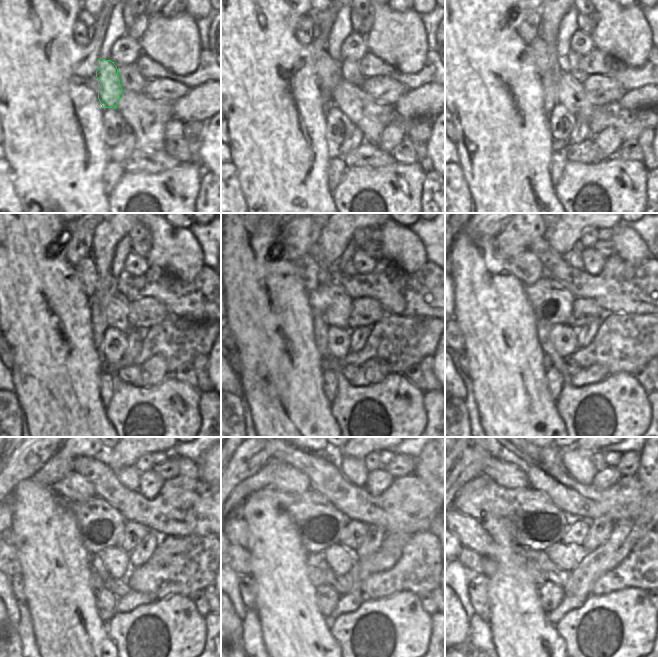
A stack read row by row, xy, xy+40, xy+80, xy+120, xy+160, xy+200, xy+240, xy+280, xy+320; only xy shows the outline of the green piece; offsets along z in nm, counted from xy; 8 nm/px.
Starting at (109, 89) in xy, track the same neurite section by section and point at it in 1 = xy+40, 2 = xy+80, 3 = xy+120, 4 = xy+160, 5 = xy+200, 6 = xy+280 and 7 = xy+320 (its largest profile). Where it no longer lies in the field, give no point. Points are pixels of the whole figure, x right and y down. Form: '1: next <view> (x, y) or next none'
1: next xy+40 (328, 70)
2: next xy+80 (546, 60)
3: next xy+120 (87, 270)
4: next xy+160 (307, 269)
5: next xy+200 (526, 266)
6: next xy+280 (289, 479)
7: next xy+320 (505, 474)

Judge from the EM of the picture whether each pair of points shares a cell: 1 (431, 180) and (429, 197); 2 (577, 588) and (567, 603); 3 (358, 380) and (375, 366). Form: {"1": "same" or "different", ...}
{"1": "same", "2": "different", "3": "same"}

